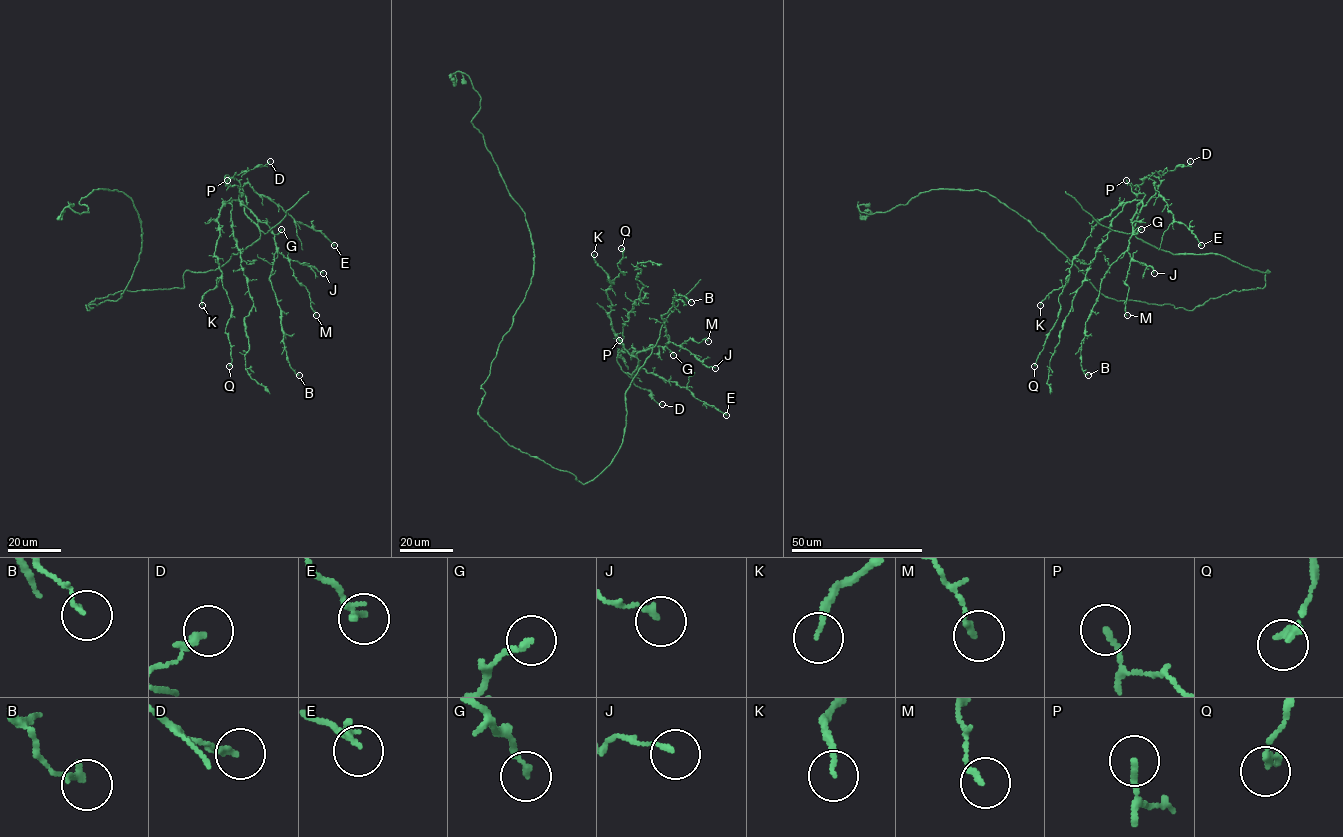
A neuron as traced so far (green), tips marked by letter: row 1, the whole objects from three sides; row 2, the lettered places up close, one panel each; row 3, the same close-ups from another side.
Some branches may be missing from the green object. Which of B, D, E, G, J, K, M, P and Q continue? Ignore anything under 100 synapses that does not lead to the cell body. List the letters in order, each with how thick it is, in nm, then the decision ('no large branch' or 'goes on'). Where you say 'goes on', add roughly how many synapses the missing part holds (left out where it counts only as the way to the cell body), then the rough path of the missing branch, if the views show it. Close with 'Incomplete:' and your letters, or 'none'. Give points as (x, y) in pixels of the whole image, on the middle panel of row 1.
B: 160 nm | no large branch
D: 200 nm | no large branch
E: 200 nm | no large branch
G: 200 nm | no large branch
J: 150 nm | no large branch
K: 120 nm | no large branch
M: 150 nm | no large branch
P: 160 nm | no large branch
Q: 200 nm | no large branch
Incomplete: none

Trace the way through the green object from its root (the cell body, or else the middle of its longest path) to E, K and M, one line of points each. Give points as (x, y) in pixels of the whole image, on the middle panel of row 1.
E: (535, 457), (594, 479), (622, 442), (625, 391), (650, 348), (634, 372), (726, 415)
K: (535, 457), (594, 479), (622, 442), (625, 391), (652, 351), (632, 356), (612, 328), (613, 283), (594, 254)
M: (535, 457), (582, 483), (594, 479), (622, 442), (625, 391), (652, 349), (633, 354), (670, 341), (708, 341)

